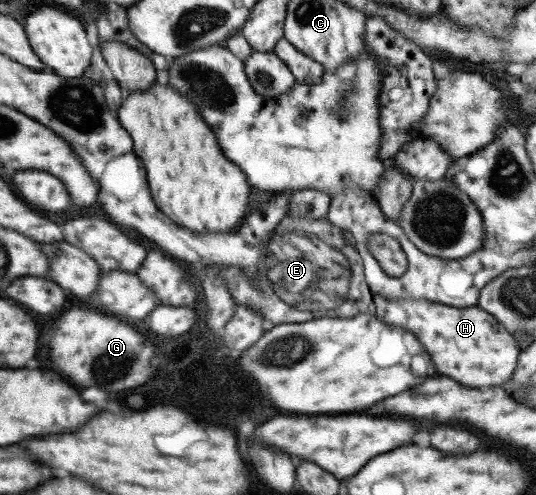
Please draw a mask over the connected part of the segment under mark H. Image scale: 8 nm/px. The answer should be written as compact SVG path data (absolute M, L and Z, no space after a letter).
M372 294L375 317L387 325L402 327L411 332L431 357L437 373L451 377L467 387L493 387L511 379L517 364L519 349L514 337L492 316L481 308L451 307L424 299L389 299Z

